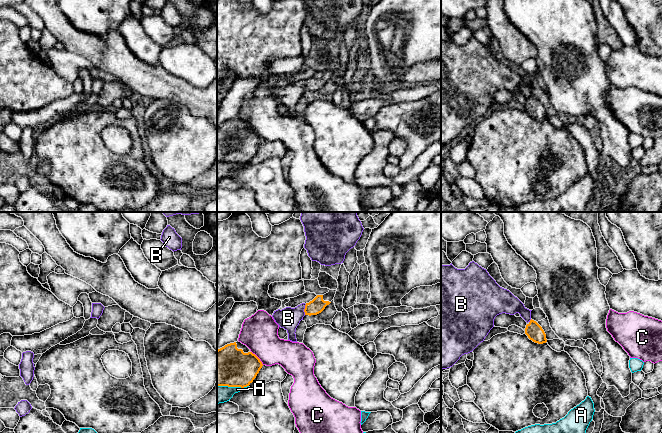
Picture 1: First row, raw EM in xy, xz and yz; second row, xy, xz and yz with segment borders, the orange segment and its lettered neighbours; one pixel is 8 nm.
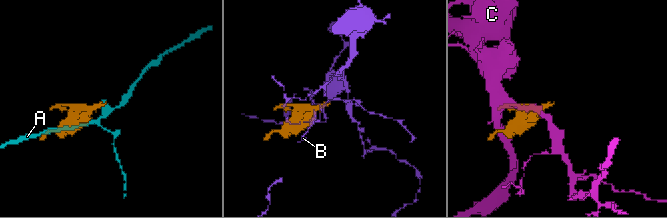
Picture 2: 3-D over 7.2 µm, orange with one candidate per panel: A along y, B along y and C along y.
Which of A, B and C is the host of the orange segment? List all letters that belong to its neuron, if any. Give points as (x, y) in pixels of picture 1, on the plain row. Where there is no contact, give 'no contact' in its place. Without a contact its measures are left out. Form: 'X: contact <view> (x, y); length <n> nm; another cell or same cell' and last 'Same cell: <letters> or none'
A: contact xz (233, 162); length 260 nm; another cell
B: contact xz (304, 85); length 90 nm; another cell
C: contact xz (258, 134); length 150 nm; another cell
Same cell: none

